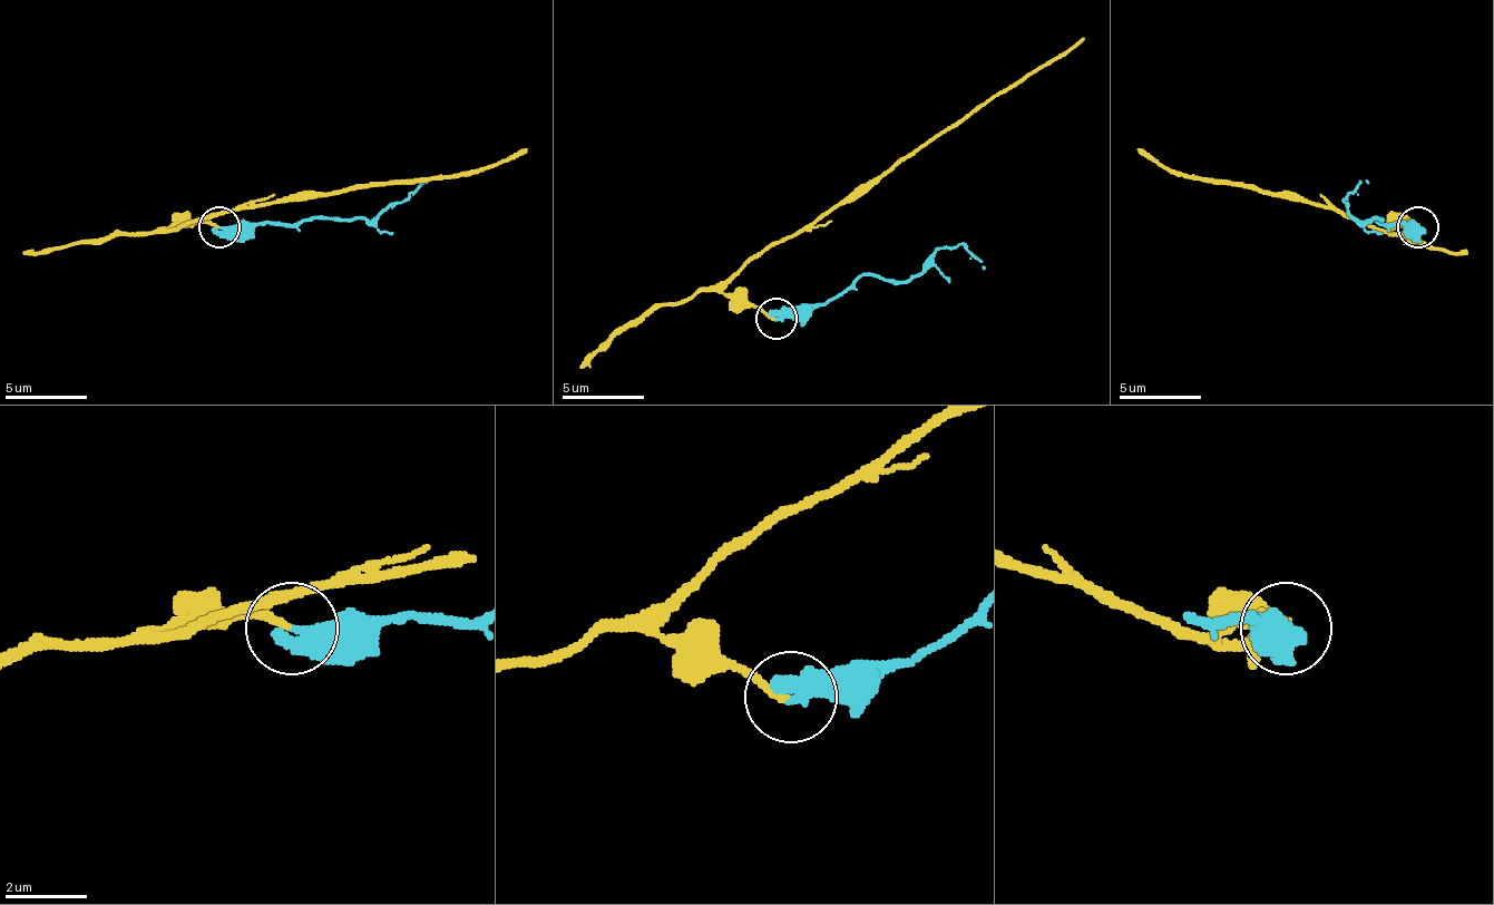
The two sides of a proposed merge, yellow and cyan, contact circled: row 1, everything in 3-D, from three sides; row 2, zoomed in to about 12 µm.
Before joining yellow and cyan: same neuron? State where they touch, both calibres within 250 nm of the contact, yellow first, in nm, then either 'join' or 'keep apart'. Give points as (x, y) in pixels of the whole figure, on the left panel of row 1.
(220, 227) | 180/480 nm | join

